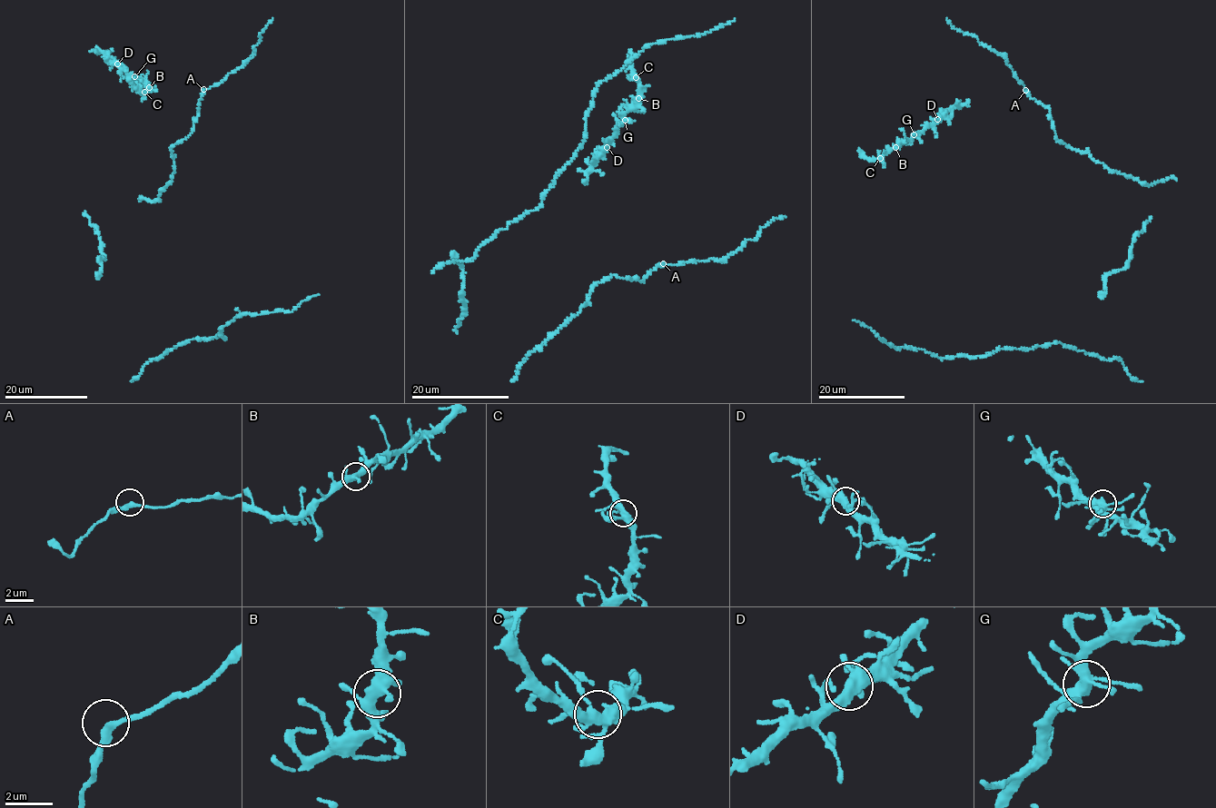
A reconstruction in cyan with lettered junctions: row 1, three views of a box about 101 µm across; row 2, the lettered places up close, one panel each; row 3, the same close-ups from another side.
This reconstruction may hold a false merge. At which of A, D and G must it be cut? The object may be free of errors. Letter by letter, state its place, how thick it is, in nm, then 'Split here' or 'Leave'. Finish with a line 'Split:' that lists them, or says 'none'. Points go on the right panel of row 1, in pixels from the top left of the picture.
A: Place: (1025, 90). Thickness 280 nm. Leave
D: Place: (937, 119). Thickness 400 nm. Leave
G: Place: (914, 134). Thickness 400 nm. Leave
Split: none

